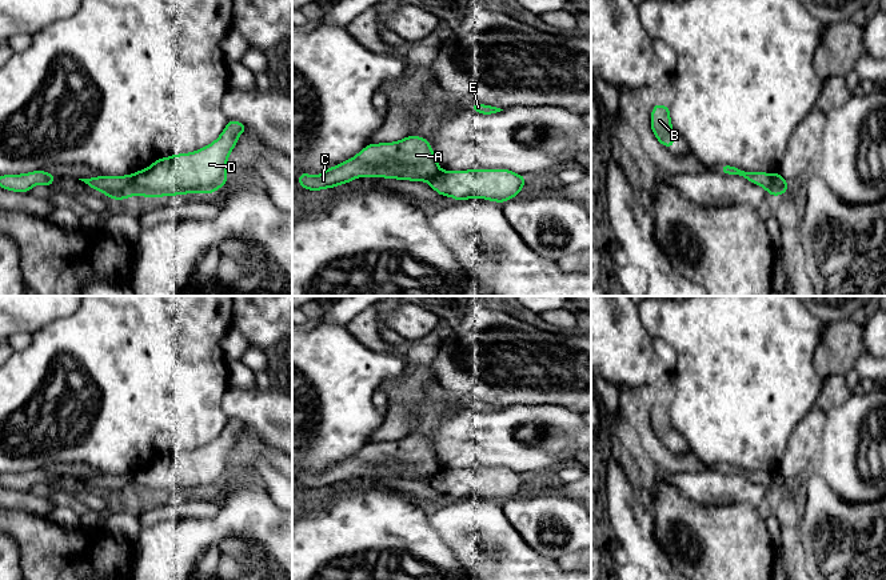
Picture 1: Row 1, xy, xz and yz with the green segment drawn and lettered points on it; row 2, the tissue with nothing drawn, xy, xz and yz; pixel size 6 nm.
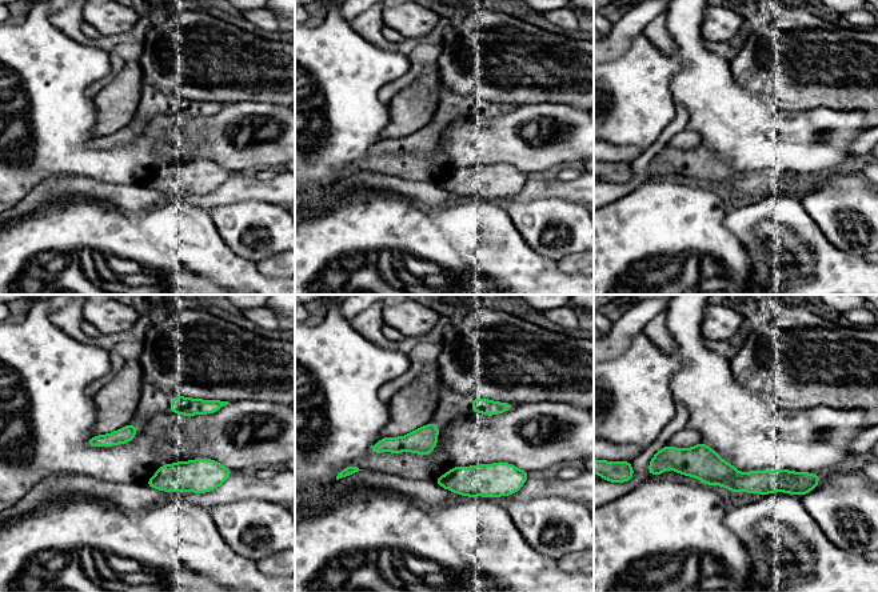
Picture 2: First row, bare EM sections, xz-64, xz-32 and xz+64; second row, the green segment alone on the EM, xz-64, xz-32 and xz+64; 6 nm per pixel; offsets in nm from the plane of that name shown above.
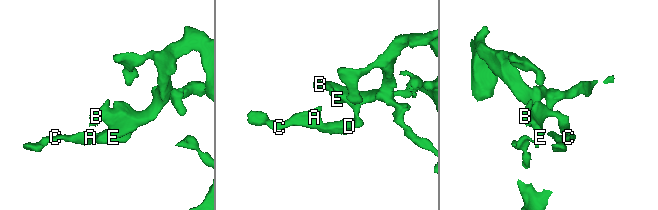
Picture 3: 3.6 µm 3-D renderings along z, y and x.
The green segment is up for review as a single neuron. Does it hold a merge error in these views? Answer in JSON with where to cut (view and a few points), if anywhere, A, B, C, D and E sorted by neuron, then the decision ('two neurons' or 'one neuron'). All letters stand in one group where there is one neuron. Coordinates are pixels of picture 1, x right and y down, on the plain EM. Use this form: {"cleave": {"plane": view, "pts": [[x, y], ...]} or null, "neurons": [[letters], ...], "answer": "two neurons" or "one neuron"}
{"cleave": null, "neurons": [["A", "B", "C", "D", "E"]], "answer": "one neuron"}

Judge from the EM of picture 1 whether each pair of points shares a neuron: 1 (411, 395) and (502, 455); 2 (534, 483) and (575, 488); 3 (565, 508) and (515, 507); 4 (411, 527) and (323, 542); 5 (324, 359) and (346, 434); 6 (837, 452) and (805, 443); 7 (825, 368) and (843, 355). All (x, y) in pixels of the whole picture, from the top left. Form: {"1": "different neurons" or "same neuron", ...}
{"1": "same neuron", "2": "same neuron", "3": "same neuron", "4": "same neuron", "5": "same neuron", "6": "different neurons", "7": "same neuron"}

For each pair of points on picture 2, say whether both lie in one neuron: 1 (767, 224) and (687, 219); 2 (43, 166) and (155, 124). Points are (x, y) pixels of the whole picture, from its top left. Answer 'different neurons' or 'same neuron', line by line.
1: different neurons
2: same neuron

